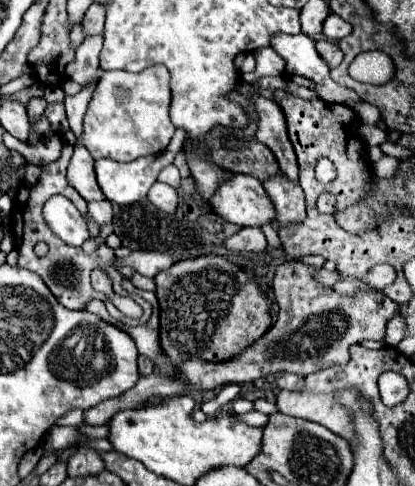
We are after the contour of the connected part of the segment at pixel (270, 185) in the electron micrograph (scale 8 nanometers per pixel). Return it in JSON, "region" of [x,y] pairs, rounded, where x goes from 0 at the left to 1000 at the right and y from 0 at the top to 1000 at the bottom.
{"region":[[[680,352],[641,368],[631,377],[651,409],[660,414],[665,442],[670,442],[670,463],[718,463],[737,447],[737,418],[733,418],[733,393],[718,377],[689,368]]]}

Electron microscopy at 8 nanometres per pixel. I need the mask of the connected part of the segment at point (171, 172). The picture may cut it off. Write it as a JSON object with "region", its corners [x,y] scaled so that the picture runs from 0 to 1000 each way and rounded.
{"region":[[[405,340],[405,344],[395,344],[395,348],[386,352],[386,360],[381,360],[381,372],[390,372],[390,377],[405,377],[410,385],[429,389],[429,385],[434,385],[434,356],[429,356],[429,348],[424,348],[419,340]]]}

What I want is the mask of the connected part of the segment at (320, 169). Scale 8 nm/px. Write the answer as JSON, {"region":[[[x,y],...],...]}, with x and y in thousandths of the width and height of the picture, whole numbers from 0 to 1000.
{"region":[[[771,327],[766,340],[761,340],[761,364],[766,364],[766,372],[776,372],[776,377],[795,377],[795,372],[810,364],[805,340],[800,340],[790,327]]]}

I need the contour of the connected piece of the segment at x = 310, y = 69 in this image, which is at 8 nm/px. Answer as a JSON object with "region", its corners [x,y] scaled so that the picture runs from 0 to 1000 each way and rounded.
{"region":[[[718,68],[718,72],[660,72],[660,84],[655,84],[655,101],[680,113],[689,121],[689,158],[713,171],[713,175],[728,175],[737,183],[747,183],[752,191],[761,191],[771,204],[790,208],[790,212],[834,212],[834,208],[853,208],[853,212],[867,212],[872,200],[863,200],[863,191],[843,187],[839,179],[824,179],[814,175],[800,158],[795,158],[795,138],[781,121],[771,121],[761,97],[757,97],[757,80]]]}

